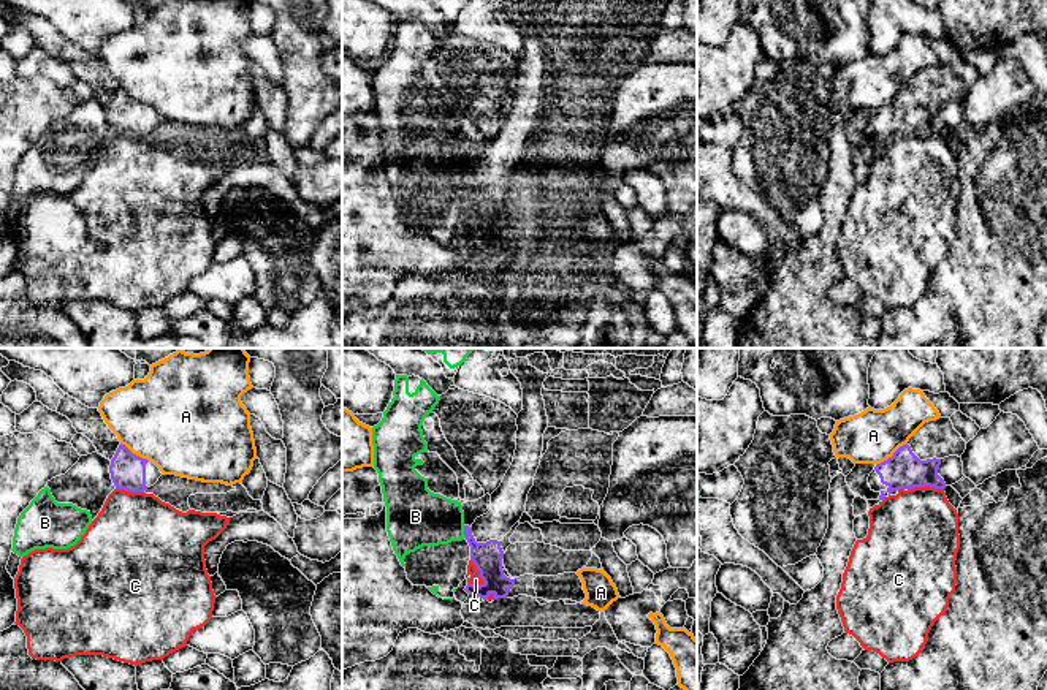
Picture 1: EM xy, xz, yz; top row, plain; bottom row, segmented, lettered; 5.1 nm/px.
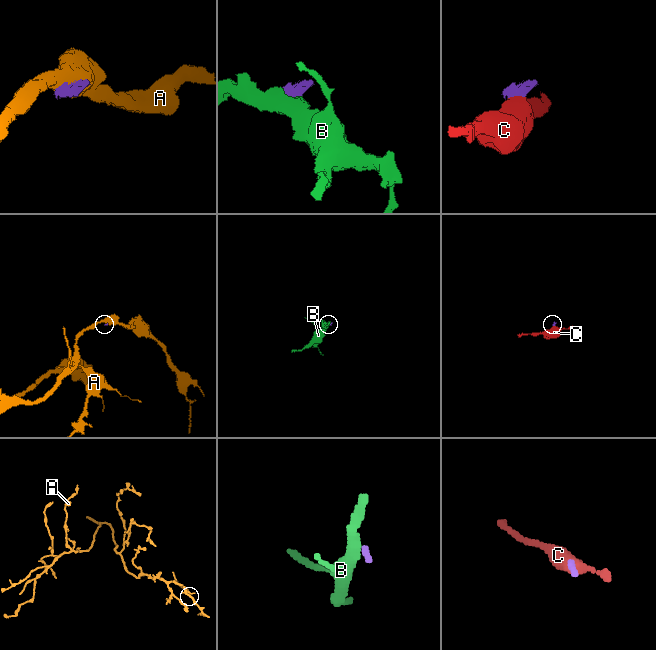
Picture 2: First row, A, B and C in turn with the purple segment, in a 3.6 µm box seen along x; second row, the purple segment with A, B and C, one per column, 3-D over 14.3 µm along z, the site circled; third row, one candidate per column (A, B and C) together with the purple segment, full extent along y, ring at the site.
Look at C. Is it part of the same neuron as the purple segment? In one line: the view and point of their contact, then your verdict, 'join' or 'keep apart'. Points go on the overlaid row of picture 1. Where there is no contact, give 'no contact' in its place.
contact xz (479, 570); keep apart

